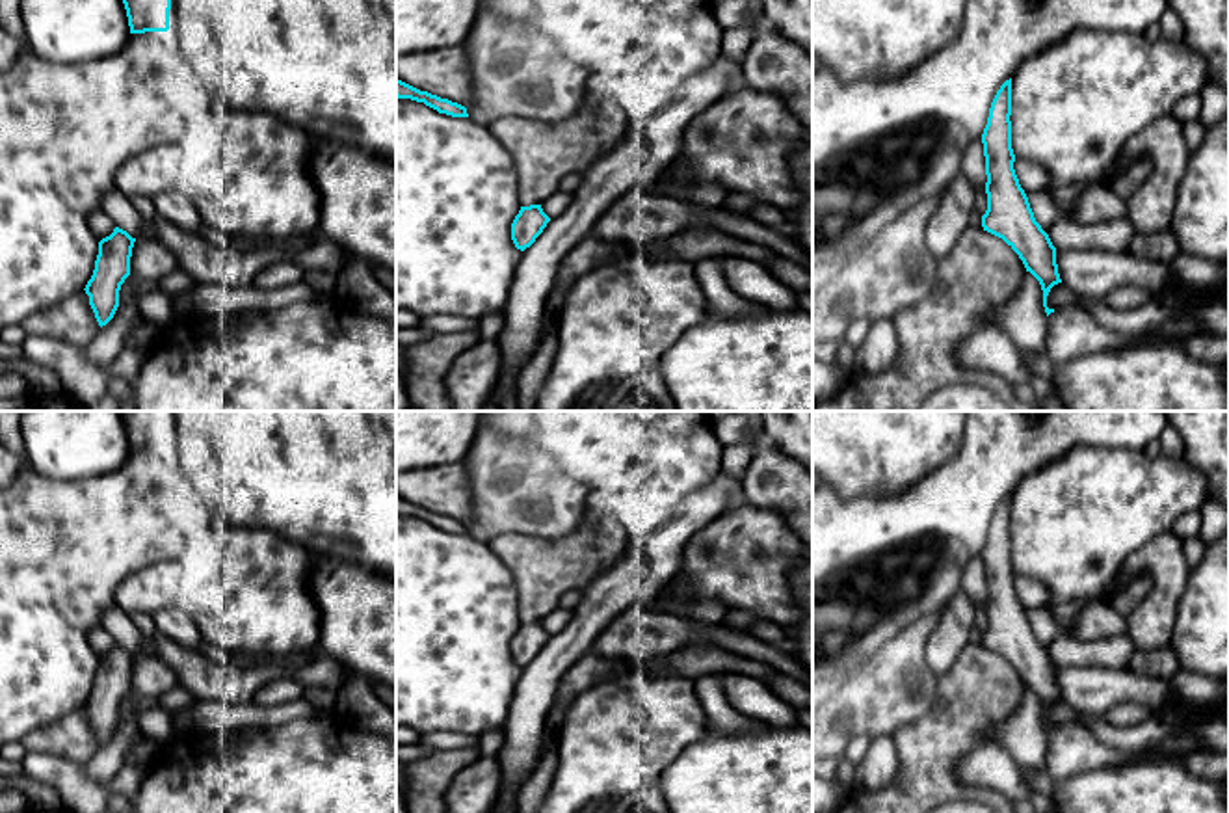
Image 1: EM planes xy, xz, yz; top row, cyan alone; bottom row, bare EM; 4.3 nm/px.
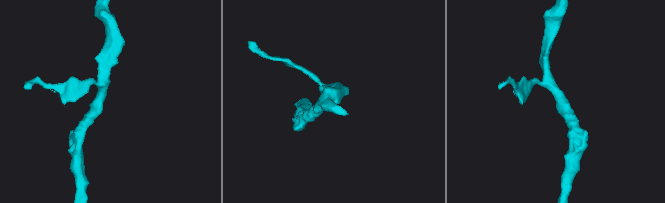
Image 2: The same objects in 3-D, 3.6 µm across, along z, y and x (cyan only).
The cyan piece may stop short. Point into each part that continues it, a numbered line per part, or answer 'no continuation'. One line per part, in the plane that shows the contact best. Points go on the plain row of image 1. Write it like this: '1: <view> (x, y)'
no continuation

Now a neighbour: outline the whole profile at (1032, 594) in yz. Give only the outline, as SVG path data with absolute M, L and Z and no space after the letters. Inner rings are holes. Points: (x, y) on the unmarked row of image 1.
M1015 575L1013 586L1024 610L1047 608L1049 593L1037 579Z

